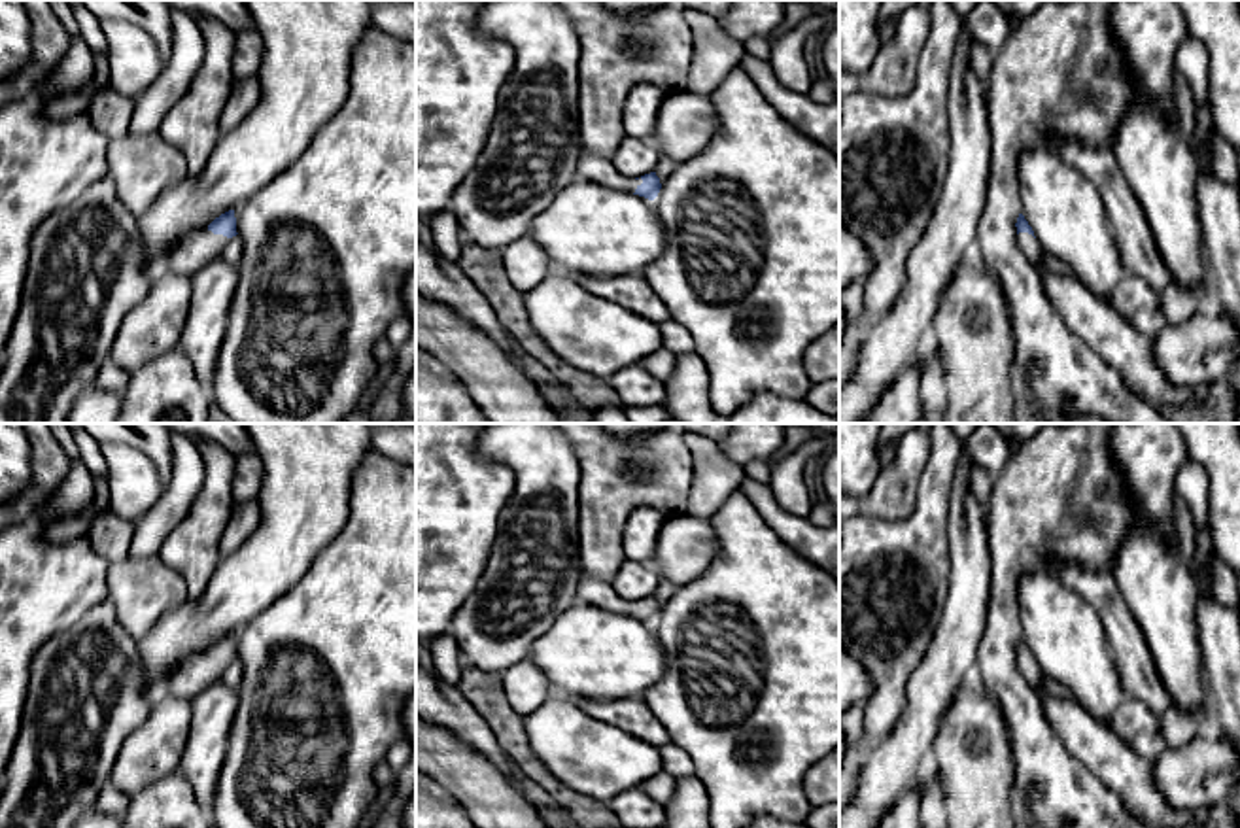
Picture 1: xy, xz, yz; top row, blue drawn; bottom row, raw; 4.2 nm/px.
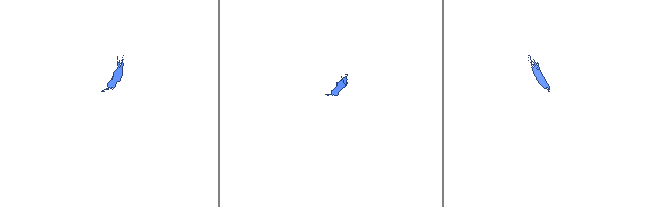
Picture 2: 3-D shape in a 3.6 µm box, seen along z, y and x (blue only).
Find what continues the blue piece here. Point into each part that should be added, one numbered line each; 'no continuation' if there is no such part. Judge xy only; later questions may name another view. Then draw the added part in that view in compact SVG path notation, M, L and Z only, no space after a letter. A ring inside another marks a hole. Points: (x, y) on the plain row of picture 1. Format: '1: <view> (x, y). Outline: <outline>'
1: xy (199, 672). Outline: M208 650L197 652L172 671L163 692L191 703L198 692L221 679L227 665L227 660L214 658Z

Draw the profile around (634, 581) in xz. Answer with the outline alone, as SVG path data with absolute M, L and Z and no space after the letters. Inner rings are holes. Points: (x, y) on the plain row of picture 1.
M626 560L611 580L614 592L628 601L641 601L656 594L660 573L650 571L643 561Z

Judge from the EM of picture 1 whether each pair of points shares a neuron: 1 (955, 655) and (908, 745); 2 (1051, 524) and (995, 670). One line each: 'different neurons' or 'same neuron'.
1: same neuron
2: same neuron

